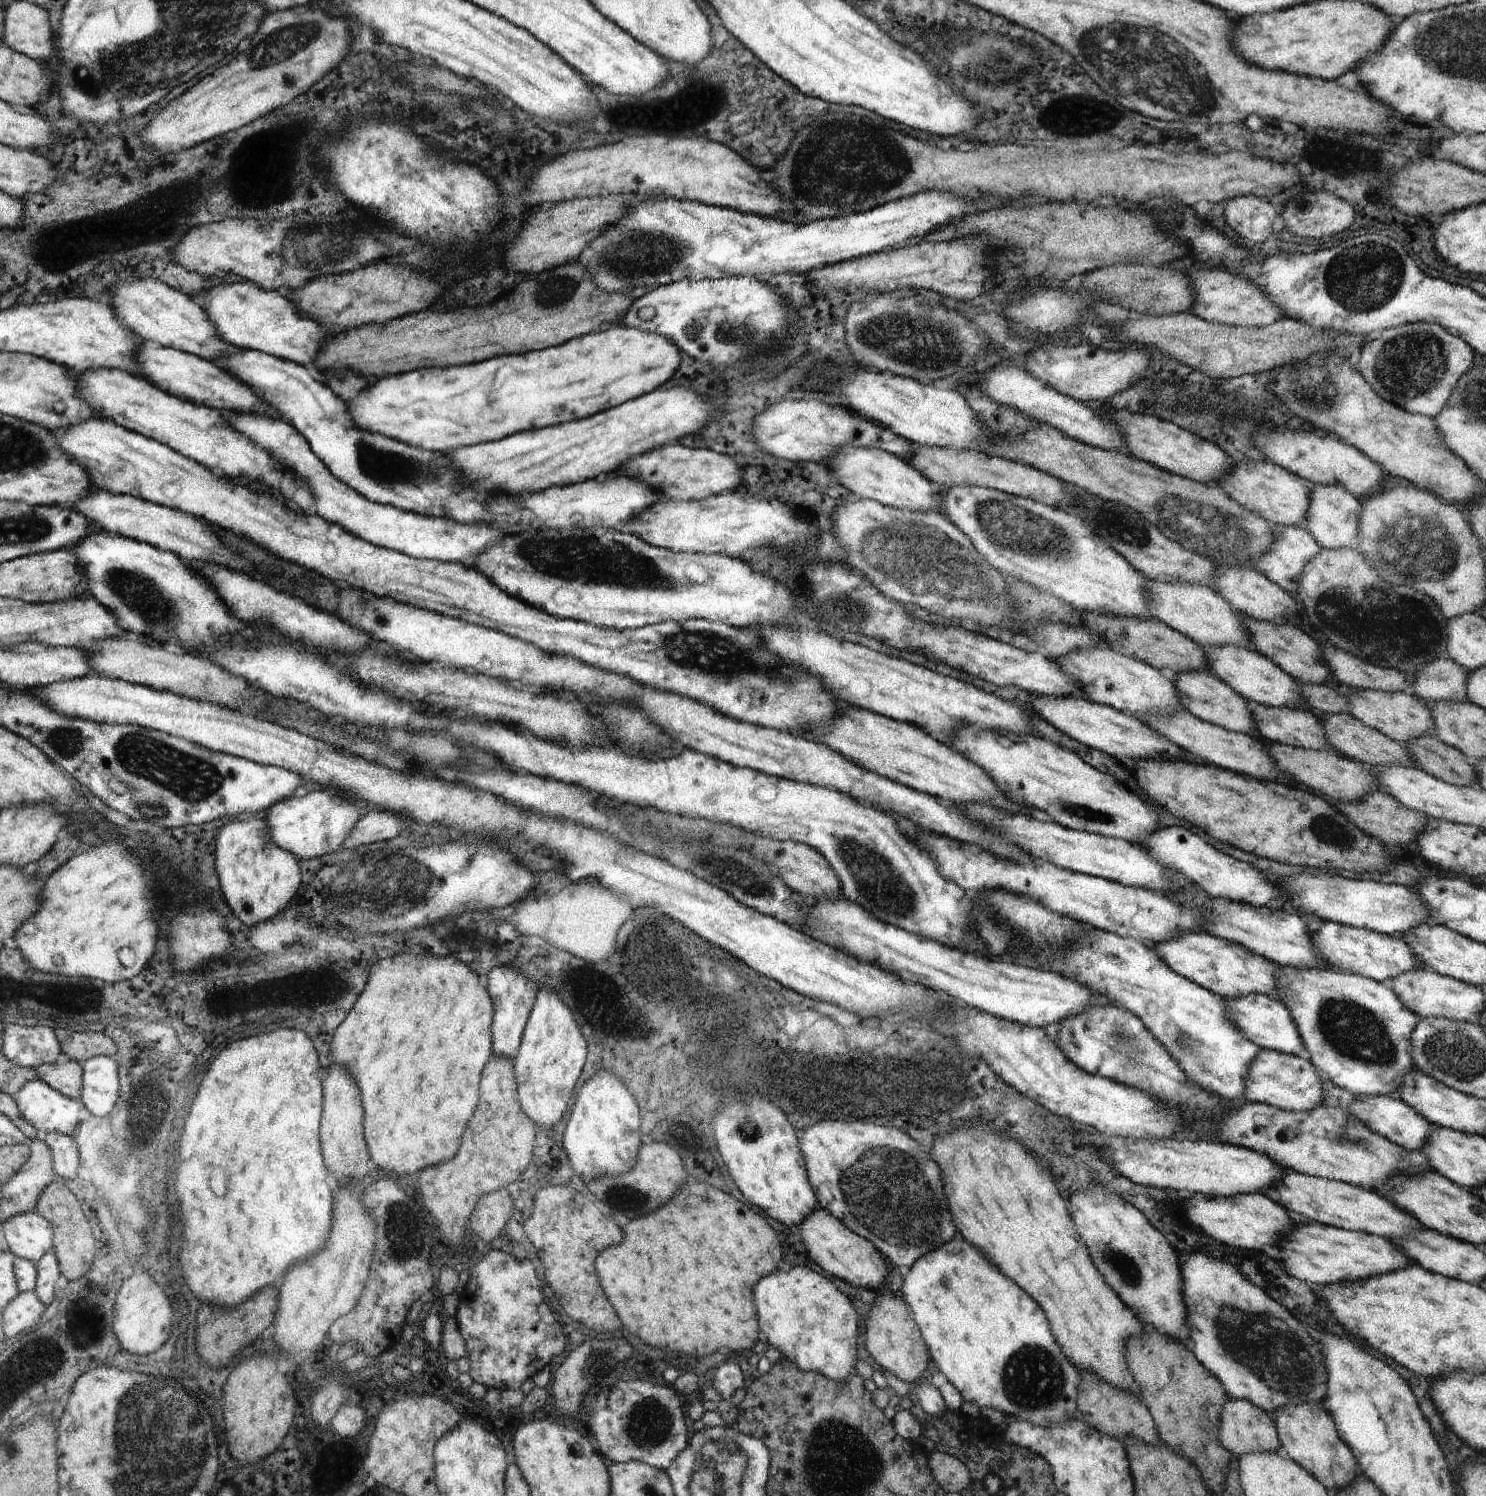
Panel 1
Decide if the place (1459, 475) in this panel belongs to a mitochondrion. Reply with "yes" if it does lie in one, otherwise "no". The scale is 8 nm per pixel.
no

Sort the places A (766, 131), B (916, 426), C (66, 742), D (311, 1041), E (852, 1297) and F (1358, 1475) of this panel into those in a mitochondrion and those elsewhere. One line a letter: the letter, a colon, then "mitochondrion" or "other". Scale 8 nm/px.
A: other
B: other
C: mitochondrion
D: other
E: other
F: other

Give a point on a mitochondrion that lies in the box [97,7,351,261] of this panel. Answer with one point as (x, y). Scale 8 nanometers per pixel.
(277, 47)

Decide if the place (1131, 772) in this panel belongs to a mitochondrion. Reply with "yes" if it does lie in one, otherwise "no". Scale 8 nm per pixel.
no

